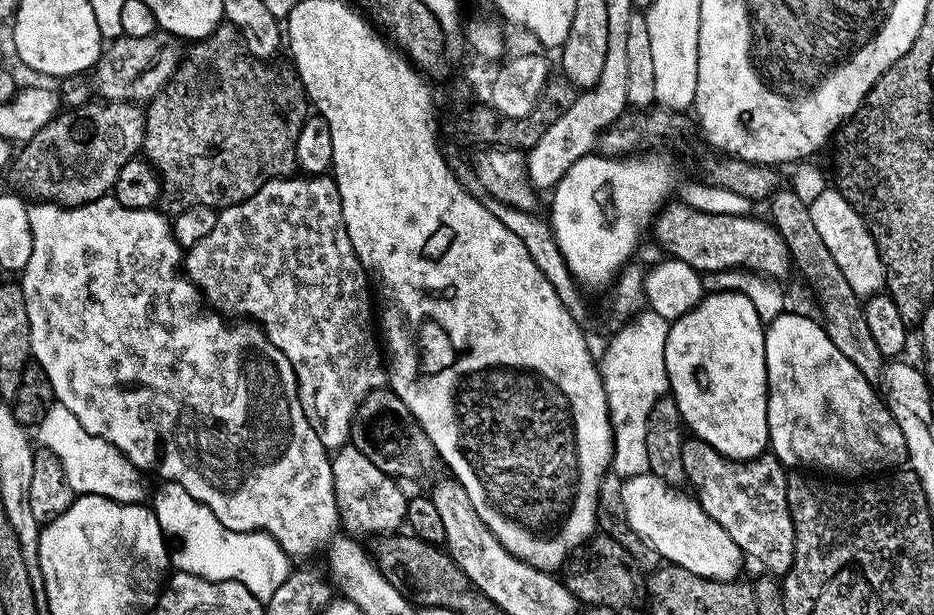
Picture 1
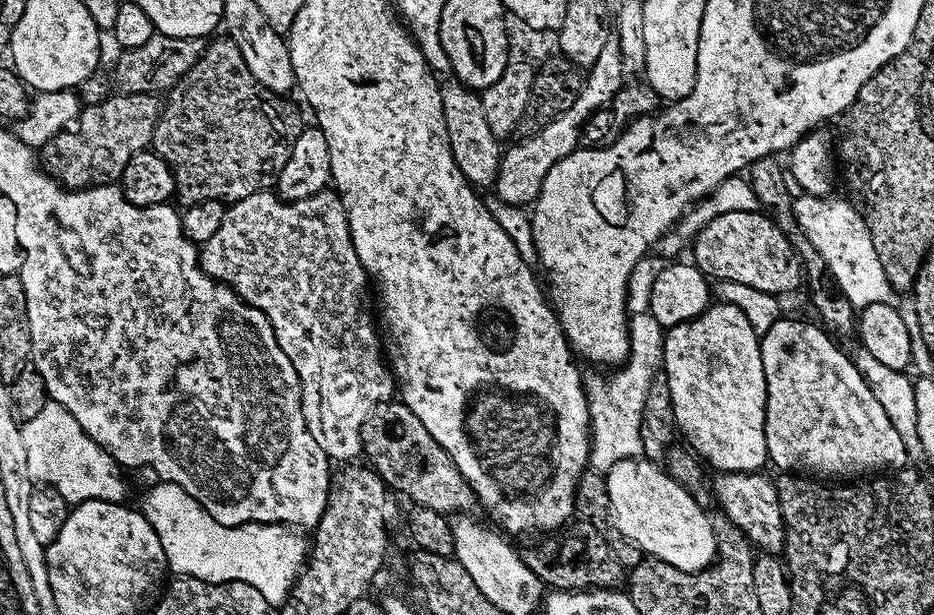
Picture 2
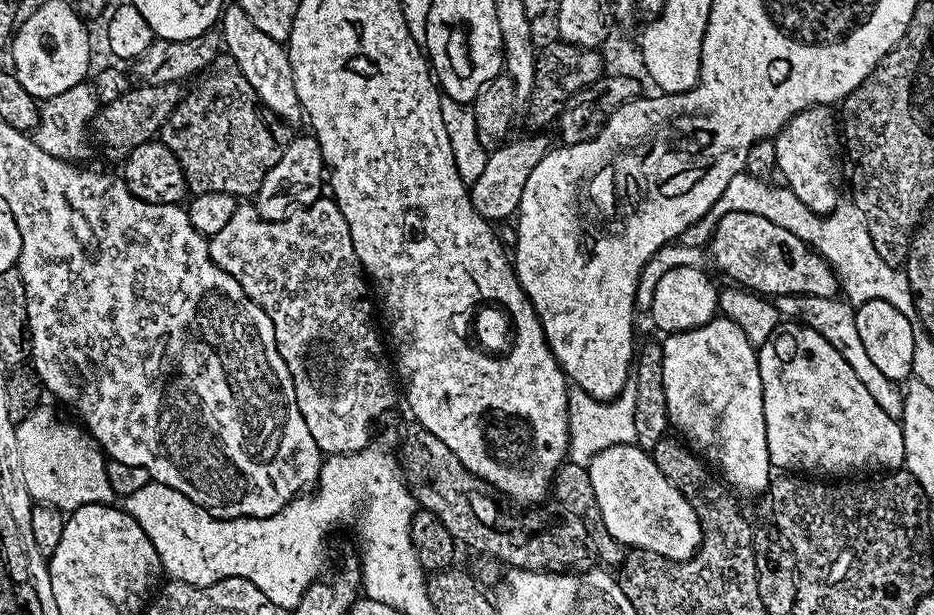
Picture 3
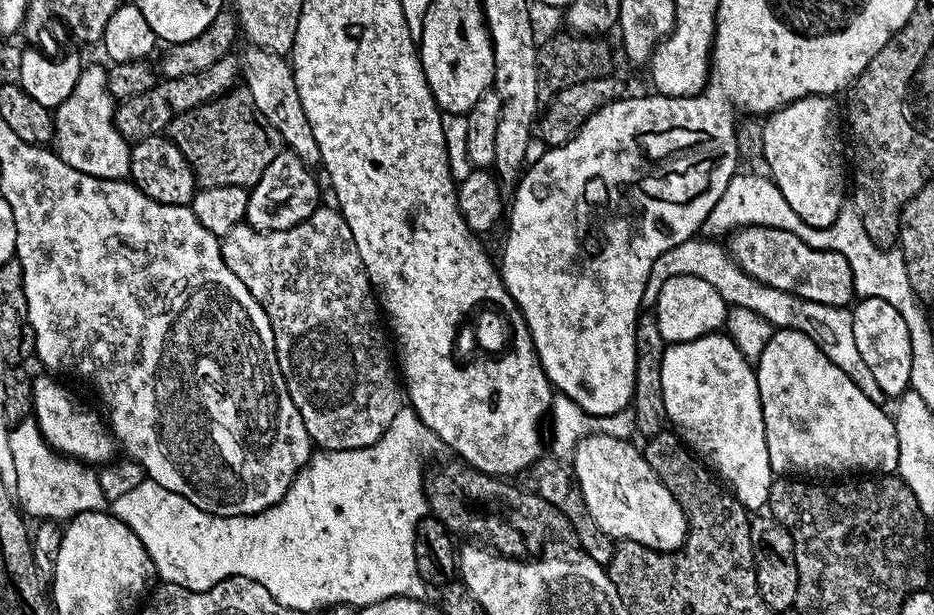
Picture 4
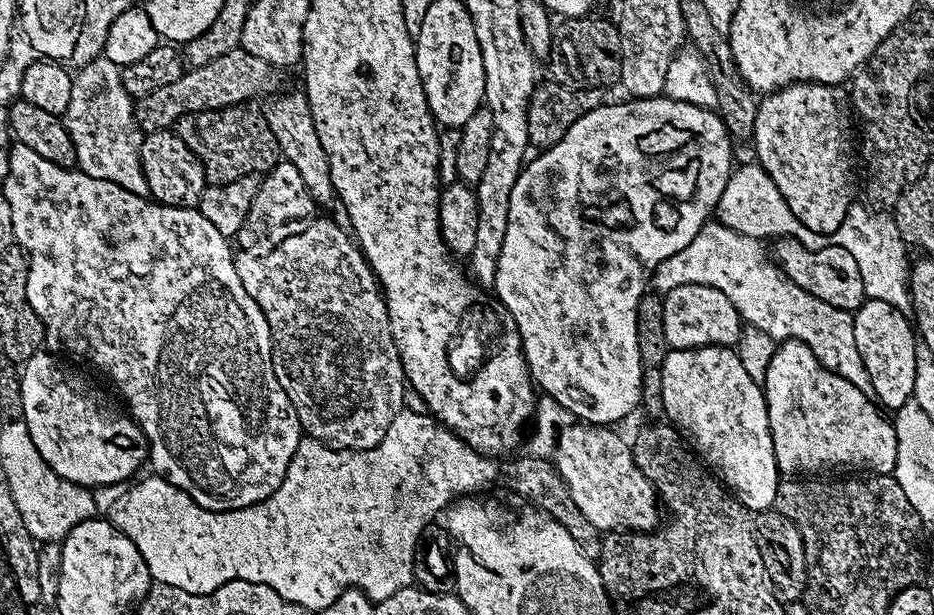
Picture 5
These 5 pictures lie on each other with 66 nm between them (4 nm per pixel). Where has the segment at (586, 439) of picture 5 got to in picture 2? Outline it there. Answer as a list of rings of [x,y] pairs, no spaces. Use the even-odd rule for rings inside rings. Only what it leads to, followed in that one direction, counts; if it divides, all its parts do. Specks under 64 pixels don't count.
[[[643,458],[617,462],[606,473],[609,490],[611,523],[614,528],[629,540],[637,549],[640,548],[649,557],[678,566],[678,570],[700,572],[715,561],[716,531],[712,528],[710,516],[698,501],[683,488],[659,463]]]

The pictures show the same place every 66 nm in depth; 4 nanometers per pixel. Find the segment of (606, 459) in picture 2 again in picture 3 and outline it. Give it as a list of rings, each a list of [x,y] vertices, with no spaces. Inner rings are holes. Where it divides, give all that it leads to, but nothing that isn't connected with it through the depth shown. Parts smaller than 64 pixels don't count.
[[[569,385],[568,412],[568,460],[587,467],[589,461],[604,449],[614,445],[633,444],[636,440],[634,413],[634,386],[625,385],[623,391],[611,401],[598,401],[584,394],[576,385]]]

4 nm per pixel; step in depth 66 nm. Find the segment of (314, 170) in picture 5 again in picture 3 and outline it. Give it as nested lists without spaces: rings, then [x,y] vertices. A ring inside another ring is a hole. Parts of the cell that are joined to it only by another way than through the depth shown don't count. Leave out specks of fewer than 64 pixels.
[[[239,2],[225,3],[218,21],[218,31],[227,55],[238,62],[238,70],[242,70],[246,82],[254,86],[260,103],[289,126],[295,126],[299,120],[301,123],[302,109],[298,102],[298,90],[294,90],[294,70],[290,66],[287,47],[268,34],[262,34],[262,30],[250,22],[246,10],[242,10]]]

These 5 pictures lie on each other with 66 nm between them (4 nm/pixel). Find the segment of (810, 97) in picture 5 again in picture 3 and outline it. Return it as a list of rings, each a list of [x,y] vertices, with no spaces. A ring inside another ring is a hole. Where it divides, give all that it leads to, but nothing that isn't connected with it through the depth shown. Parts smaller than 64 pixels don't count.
[[[817,106],[802,110],[776,137],[775,167],[784,175],[783,183],[799,203],[808,207],[809,213],[827,214],[841,203],[842,188],[842,136],[833,109]]]

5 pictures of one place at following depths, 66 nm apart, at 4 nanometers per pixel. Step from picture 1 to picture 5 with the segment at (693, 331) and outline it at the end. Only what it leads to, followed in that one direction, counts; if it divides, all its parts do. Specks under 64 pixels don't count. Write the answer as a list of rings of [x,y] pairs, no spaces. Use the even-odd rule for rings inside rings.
[[[717,344],[701,348],[671,349],[662,366],[662,402],[663,415],[691,441],[699,459],[709,469],[715,470],[729,489],[735,490],[736,499],[749,512],[767,512],[775,505],[776,491],[782,476],[774,458],[774,442],[770,438],[764,389],[757,380],[750,378],[750,374],[746,374],[739,352]]]

